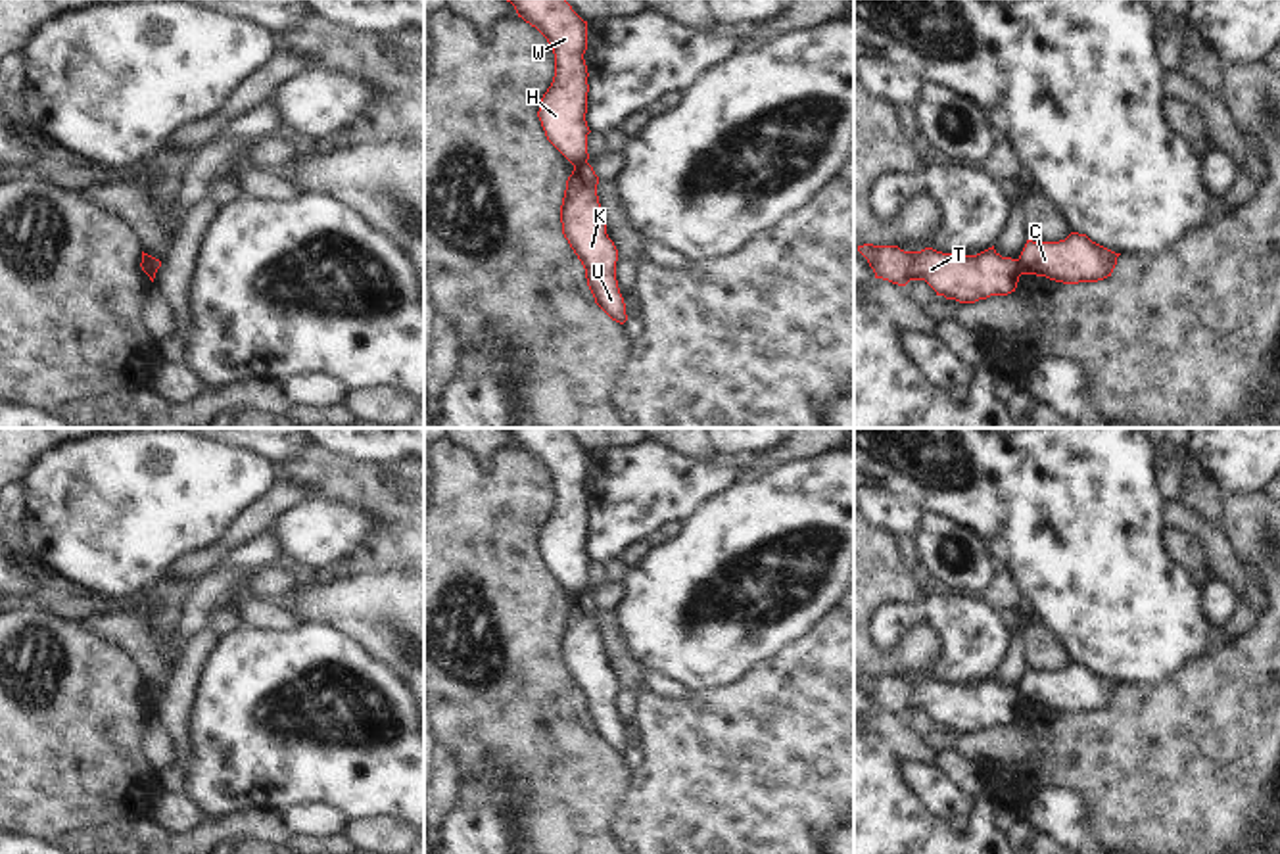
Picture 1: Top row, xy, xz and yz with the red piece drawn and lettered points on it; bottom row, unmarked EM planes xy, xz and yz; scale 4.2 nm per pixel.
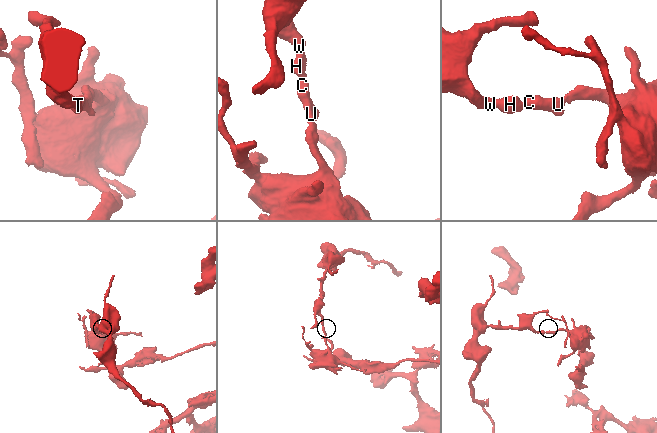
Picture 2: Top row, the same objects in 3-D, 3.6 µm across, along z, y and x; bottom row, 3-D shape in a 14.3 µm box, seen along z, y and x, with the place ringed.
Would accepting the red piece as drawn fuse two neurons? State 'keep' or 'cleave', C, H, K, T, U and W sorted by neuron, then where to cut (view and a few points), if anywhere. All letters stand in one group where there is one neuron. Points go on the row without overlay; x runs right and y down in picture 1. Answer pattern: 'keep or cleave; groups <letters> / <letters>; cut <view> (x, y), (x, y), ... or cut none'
cleave; groups C K U / H T W; cut yz (1018, 689), (1021, 703)

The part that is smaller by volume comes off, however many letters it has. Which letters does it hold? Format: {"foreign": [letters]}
{"foreign": ["C", "K", "U"]}

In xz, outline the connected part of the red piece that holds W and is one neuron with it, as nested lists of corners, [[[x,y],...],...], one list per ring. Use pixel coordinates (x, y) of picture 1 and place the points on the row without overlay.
[[[505,428],[535,457],[555,484],[555,507],[541,528],[537,547],[547,570],[572,593],[589,589],[587,543],[587,451],[564,428]]]

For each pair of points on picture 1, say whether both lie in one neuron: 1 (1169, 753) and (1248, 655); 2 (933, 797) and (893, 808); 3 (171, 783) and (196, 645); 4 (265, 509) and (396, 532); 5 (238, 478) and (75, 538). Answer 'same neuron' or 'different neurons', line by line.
1: same neuron
2: different neurons
3: same neuron
4: different neurons
5: same neuron

